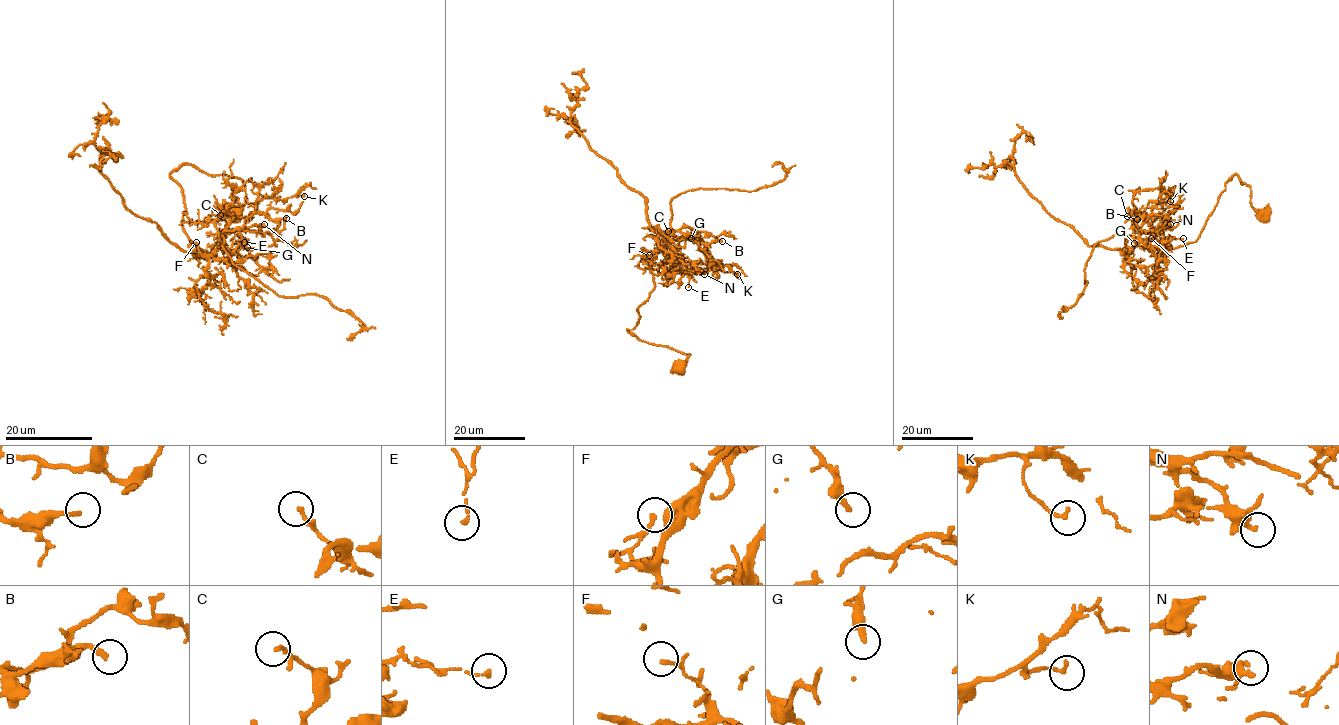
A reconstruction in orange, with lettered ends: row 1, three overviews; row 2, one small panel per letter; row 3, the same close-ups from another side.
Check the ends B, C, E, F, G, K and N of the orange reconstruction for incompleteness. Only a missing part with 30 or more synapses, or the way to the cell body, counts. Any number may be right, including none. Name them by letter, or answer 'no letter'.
B

